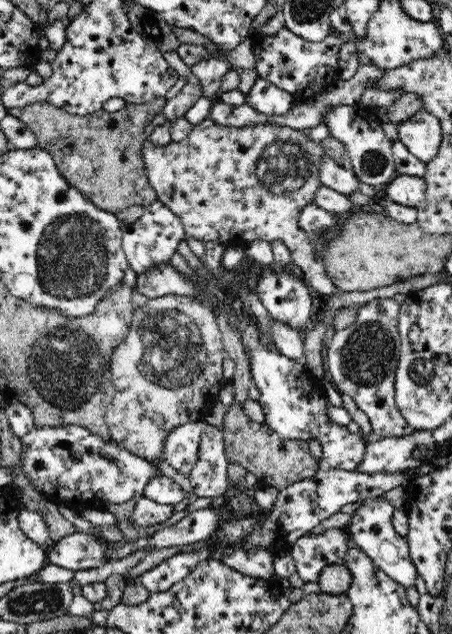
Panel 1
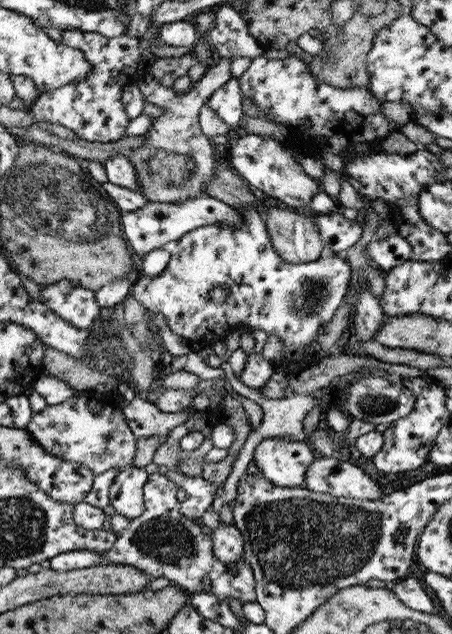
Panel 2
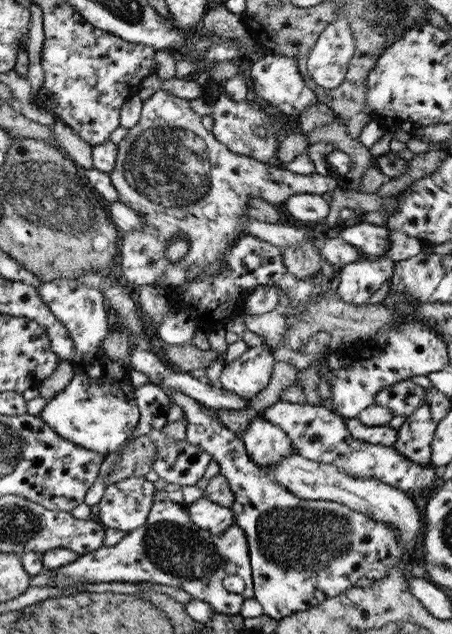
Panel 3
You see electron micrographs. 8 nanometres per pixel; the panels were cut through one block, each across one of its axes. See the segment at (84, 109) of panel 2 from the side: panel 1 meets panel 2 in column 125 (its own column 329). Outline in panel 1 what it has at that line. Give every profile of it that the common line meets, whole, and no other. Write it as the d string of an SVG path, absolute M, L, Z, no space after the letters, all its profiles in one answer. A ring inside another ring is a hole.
M282 28L278 34L264 37L256 34L251 43L256 55L257 76L294 95L294 100L307 101L322 89L333 86L339 80L338 47L348 40L348 35L330 36L318 42L302 40L290 29ZM359 104L340 105L320 123L326 123L330 127L331 136L344 143L353 171L361 182L373 187L384 186L397 177L393 143L386 139L386 134L382 131L382 123L372 108Z

